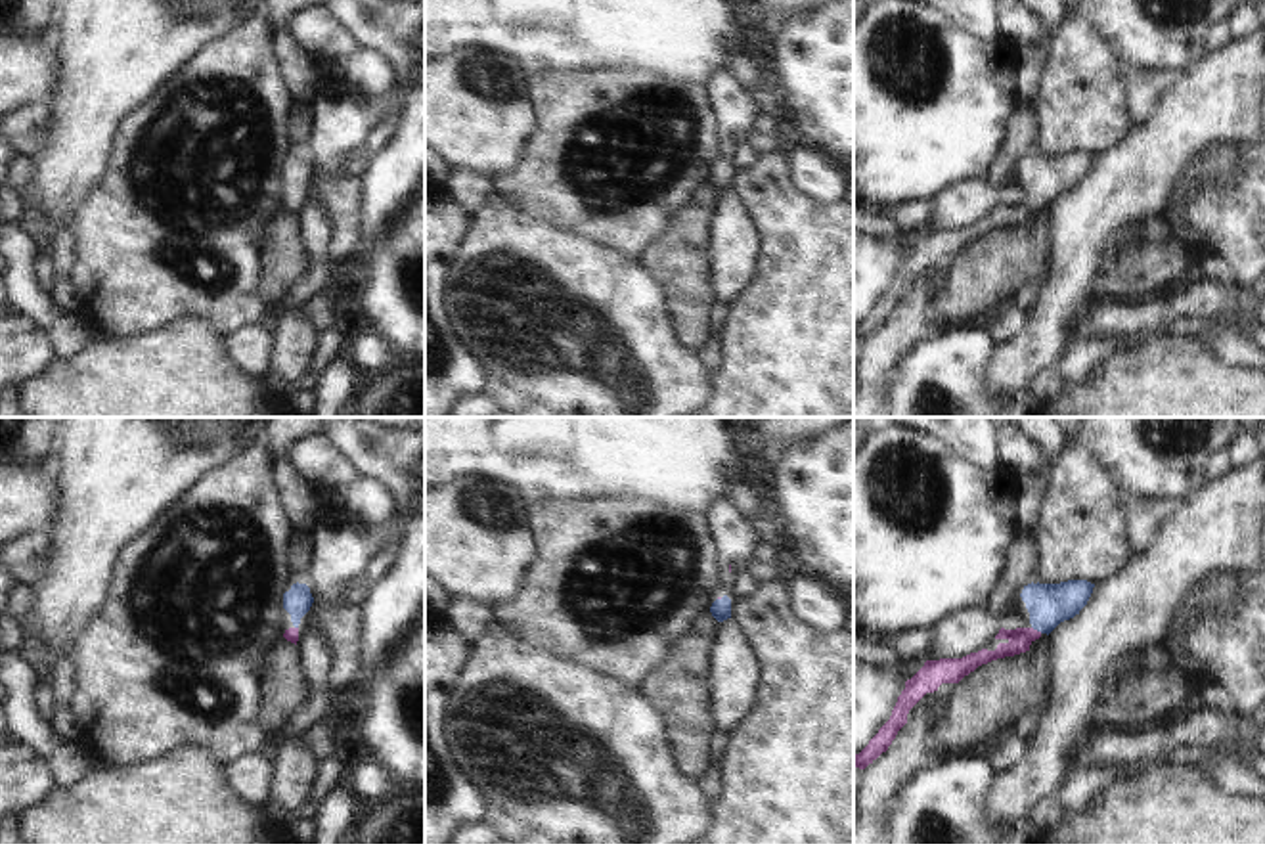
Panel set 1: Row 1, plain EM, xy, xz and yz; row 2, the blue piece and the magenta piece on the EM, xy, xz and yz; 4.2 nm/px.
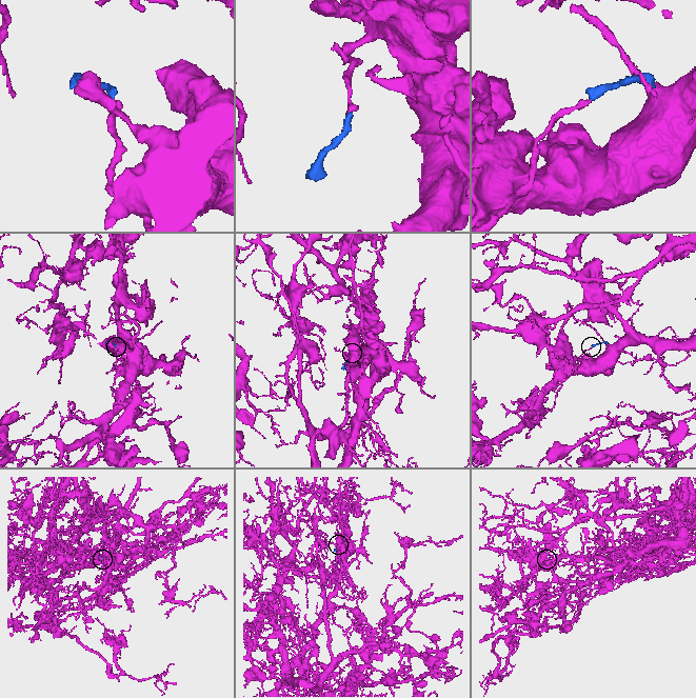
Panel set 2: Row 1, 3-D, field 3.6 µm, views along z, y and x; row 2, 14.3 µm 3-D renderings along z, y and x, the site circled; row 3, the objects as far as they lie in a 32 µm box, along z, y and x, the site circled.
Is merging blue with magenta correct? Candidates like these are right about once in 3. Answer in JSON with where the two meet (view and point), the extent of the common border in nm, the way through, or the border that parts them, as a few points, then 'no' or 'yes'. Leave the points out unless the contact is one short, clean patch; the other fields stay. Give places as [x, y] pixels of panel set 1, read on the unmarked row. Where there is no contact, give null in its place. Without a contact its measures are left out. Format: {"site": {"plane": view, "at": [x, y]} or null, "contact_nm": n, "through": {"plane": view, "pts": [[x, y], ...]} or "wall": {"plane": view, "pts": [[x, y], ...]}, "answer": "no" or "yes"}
{"site": {"plane": "yz", "at": [1038, 201]}, "contact_nm": 50, "through": {"plane": "yz", "pts": [[1047, 175], [1038, 201], [1019, 211]]}, "answer": "yes"}

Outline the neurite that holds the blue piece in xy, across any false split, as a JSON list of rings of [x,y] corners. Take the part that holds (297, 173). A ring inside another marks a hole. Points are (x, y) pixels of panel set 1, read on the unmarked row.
[[[293,155],[289,163],[283,165],[283,180],[291,186],[291,193],[299,199],[300,189],[310,182],[314,168],[306,155]]]

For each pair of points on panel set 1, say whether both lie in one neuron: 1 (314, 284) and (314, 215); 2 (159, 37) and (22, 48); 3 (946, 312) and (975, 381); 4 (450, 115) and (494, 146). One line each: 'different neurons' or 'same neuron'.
1: same neuron
2: different neurons
3: different neurons
4: same neuron

